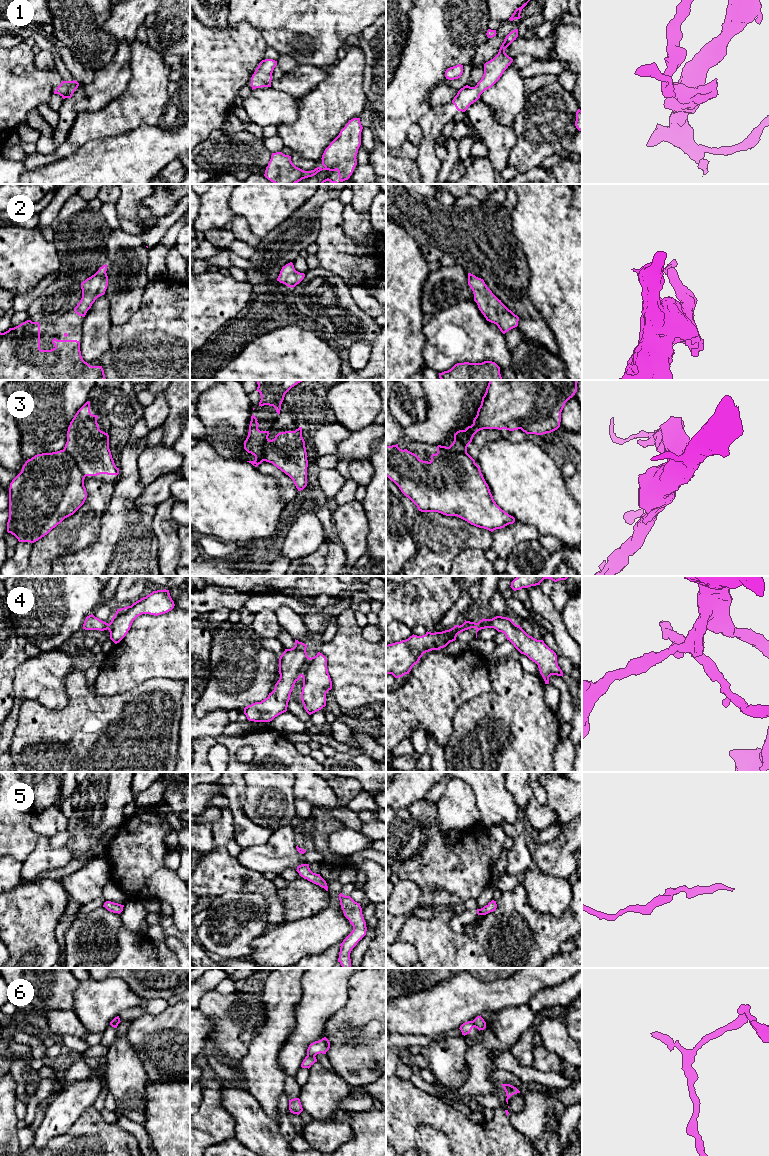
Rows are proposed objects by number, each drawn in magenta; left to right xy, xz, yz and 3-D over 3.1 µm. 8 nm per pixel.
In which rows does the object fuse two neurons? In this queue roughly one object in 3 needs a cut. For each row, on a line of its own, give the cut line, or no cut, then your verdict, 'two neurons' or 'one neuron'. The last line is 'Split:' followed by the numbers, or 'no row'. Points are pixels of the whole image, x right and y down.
1: cut none; one neuron
2: cut none; one neuron
3: cut xy (64, 448), (73, 458), (84, 477); two neurons
4: cut xz (309, 658), (300, 675); two neurons
5: cut none; one neuron
6: cut xz (307, 1054), (314, 1056); two neurons
Split: 3, 4, 6

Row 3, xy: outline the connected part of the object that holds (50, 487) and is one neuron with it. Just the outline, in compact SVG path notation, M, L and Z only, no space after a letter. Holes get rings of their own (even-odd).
M65 449L28 459L10 483L7 532L19 542L30 543L47 535L84 504L87 498L84 479L76 461Z

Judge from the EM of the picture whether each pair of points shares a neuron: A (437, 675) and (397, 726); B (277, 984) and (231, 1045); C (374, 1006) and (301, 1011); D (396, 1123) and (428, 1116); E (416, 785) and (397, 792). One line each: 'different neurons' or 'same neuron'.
A: same neuron
B: different neurons
C: different neurons
D: same neuron
E: same neuron

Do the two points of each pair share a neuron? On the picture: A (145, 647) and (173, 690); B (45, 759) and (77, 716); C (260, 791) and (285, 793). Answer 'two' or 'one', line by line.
A: two
B: one
C: one

